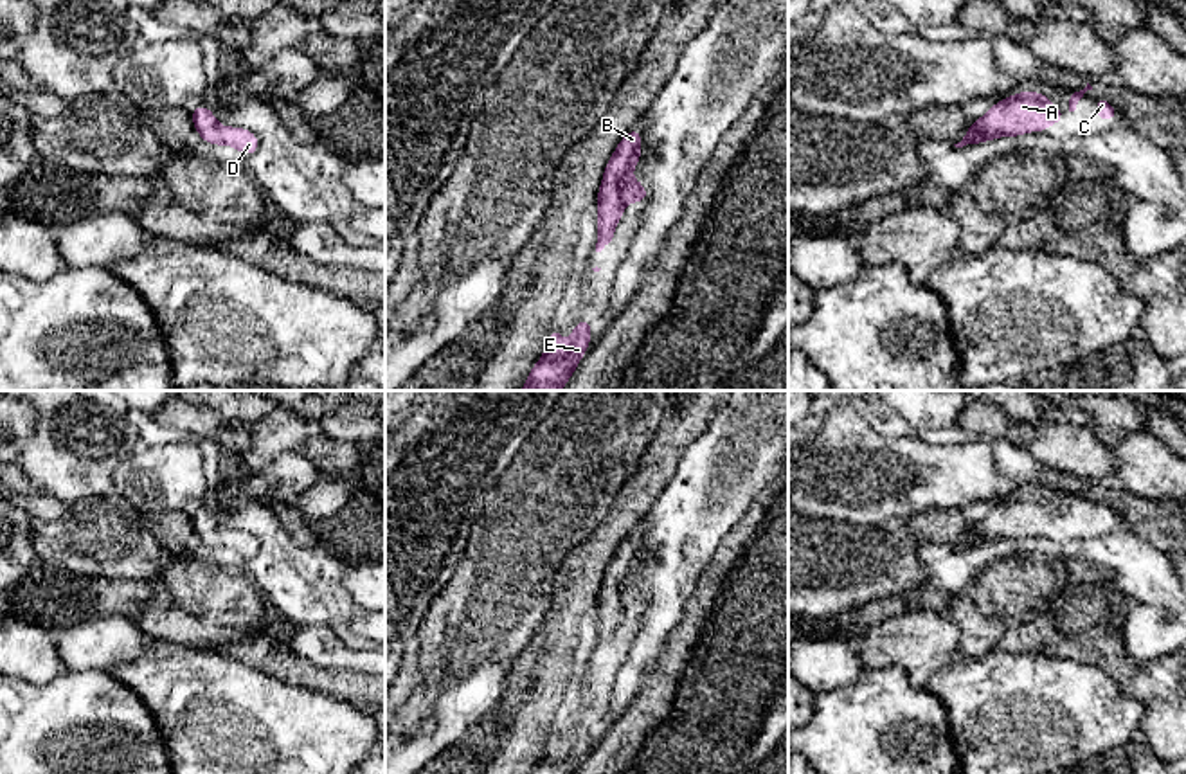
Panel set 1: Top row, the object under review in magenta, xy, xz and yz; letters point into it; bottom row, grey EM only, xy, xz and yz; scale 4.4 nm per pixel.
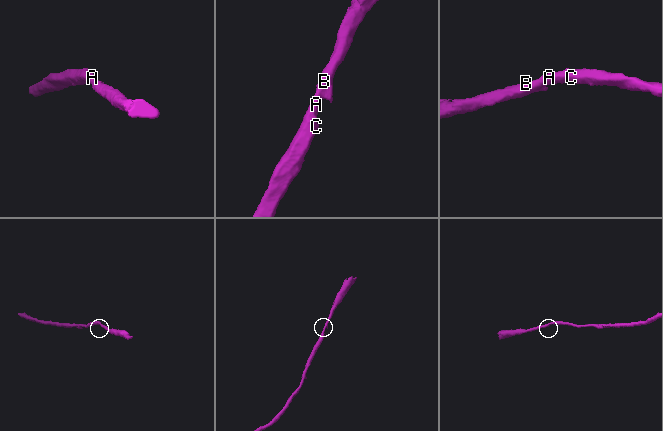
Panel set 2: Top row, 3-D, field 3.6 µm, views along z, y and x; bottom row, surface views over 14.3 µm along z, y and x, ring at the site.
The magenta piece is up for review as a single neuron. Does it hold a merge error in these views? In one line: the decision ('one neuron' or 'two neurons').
one neuron

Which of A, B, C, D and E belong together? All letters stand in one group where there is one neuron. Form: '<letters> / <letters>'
A B C D E

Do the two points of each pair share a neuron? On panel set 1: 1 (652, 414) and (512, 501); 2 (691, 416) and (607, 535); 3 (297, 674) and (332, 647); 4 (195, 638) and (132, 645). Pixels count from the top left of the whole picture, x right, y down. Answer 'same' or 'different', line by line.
1: same
2: same
3: different
4: different

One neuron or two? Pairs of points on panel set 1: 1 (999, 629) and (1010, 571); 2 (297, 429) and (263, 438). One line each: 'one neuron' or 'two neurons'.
1: one neuron
2: one neuron

